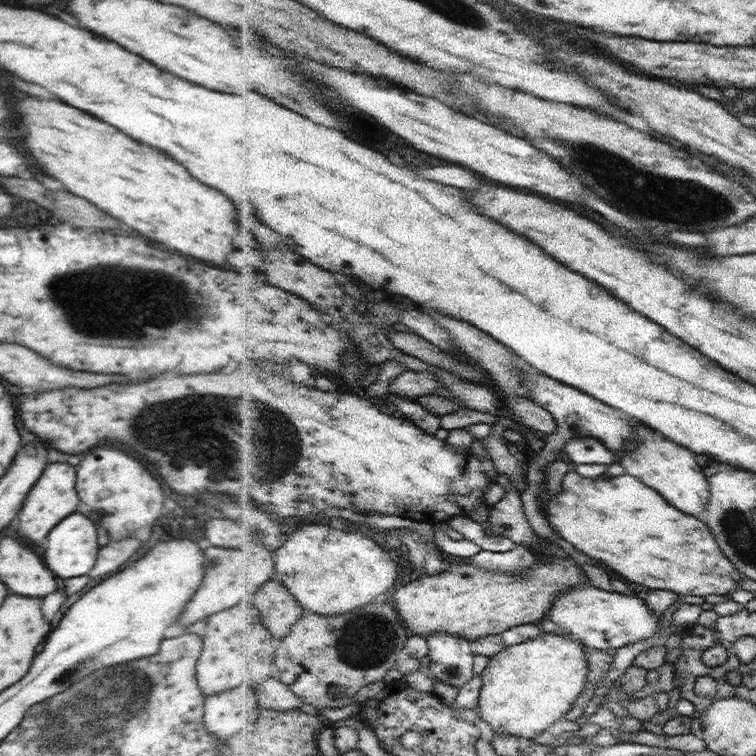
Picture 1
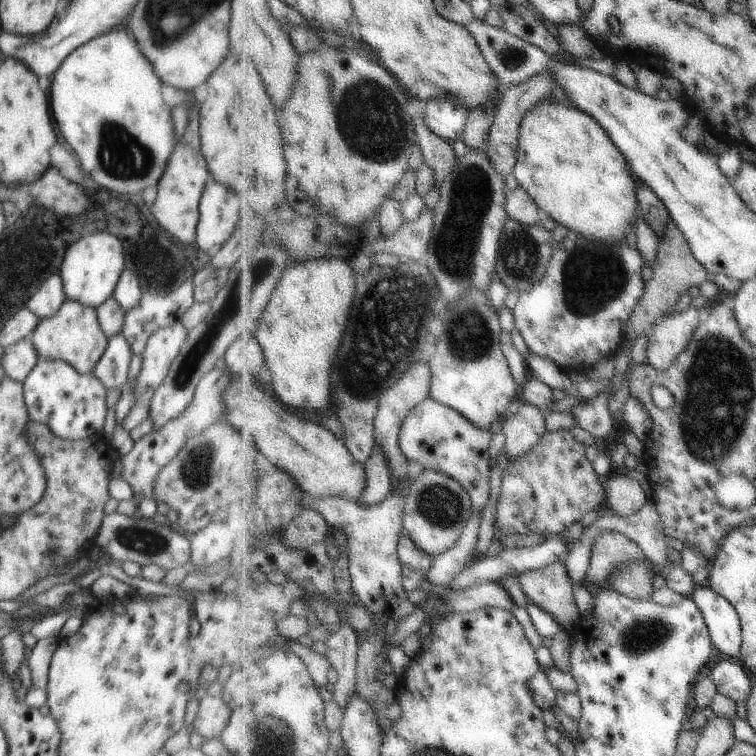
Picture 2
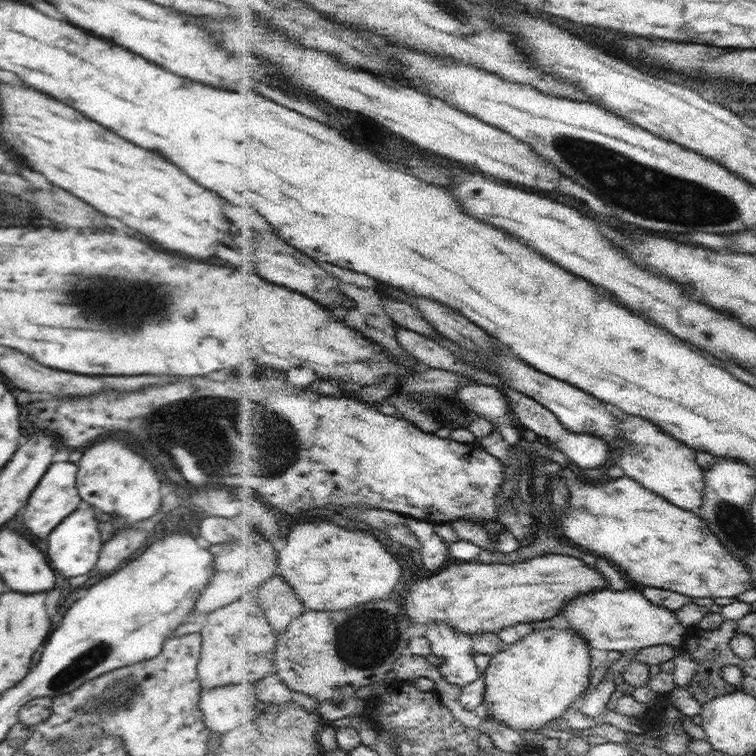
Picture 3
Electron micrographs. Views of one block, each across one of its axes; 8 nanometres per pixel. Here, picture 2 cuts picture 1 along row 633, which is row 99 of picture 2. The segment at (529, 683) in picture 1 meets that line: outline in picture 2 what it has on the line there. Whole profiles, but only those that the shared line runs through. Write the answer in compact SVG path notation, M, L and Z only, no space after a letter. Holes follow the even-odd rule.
M549 97L534 104L522 120L515 177L534 196L545 216L566 226L571 233L582 234L592 240L604 240L616 246L628 238L630 228L638 220L641 206L638 178L634 178L626 156L599 120L573 105L570 99L559 103Z

